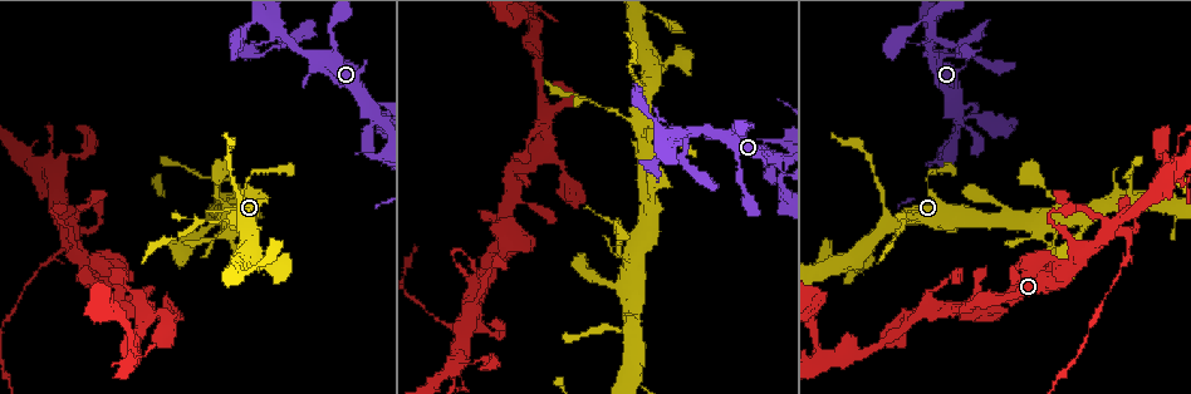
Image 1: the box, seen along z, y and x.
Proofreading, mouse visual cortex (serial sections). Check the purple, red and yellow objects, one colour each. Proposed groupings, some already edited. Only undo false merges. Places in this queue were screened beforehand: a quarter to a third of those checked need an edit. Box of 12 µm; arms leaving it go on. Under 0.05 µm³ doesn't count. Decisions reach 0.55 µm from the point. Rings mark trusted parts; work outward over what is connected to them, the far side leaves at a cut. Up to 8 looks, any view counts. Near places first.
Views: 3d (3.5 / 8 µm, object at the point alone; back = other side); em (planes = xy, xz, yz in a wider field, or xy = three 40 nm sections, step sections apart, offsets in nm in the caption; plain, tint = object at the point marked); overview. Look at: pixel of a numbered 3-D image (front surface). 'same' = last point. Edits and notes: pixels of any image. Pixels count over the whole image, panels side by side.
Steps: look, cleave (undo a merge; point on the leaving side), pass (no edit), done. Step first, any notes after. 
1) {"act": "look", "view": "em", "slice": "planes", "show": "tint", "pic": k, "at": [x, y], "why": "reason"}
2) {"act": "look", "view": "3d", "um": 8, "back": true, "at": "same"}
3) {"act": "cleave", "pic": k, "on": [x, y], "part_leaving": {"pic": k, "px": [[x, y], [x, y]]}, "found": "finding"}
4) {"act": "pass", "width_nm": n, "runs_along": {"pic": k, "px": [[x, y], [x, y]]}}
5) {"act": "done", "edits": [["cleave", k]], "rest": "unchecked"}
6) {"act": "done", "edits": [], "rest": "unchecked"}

{"act": "look", "view": "3d", "um": 3.5, "pic": 1, "at": [679, 158], "why": "calibre changes"}

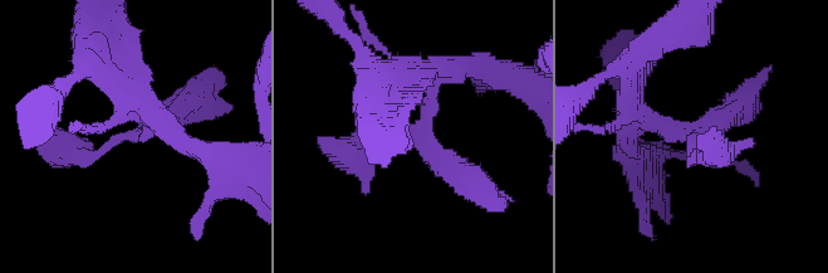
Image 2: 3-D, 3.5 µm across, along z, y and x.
{"act": "look", "view": "em", "slice": "xy", "step": 5, "show": "plain", "pic": 2, "at": [690, 137], "why": "need the tissue"}

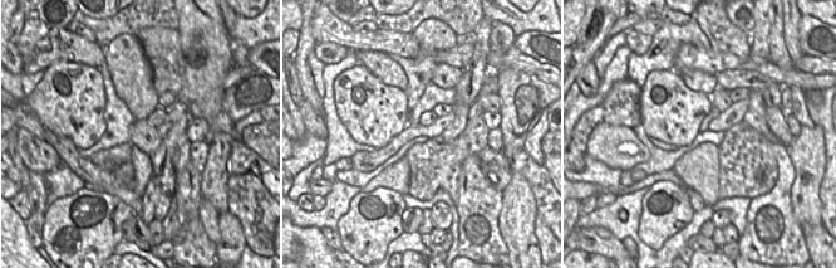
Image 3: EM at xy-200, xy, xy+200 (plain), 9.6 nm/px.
{"act": "look", "view": "em", "slice": "xy", "step": 5, "show": "tint", "at": "same", "why": "with the object marked"}

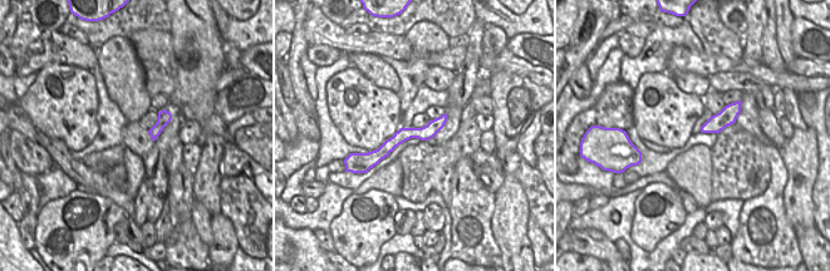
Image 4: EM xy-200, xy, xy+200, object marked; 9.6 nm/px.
{"act": "pass", "width_nm": 140, "runs_along": {"pic": 4, "px": [[443, 118], [368, 162]]}, "found": "one cell here"}

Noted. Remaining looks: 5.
{"act": "look", "view": "3d", "um": 3.5, "pic": 1, "at": [770, 156], "why": "calibre changes"}

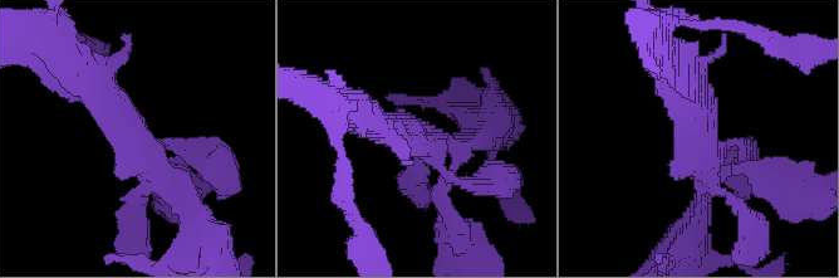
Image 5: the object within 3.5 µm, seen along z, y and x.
{"act": "look", "view": "em", "slice": "planes", "show": "tint", "pic": 5, "at": [141, 150], "why": "now the EM"}

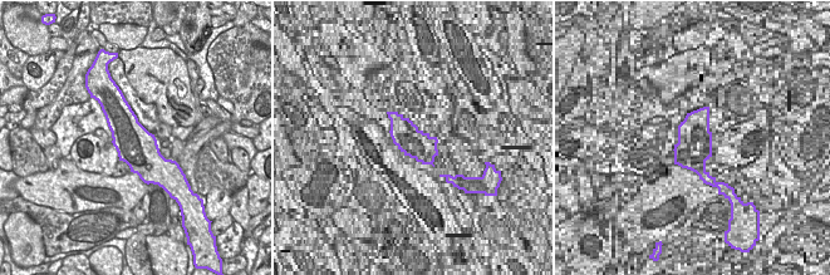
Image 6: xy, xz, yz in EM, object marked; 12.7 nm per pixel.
{"act": "pass", "runs_along": {"pic": 5, "px": [[93, 84], [166, 169]]}, "found": "all the same cell"}

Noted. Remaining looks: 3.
{"act": "look", "view": "3d", "um": 3.5, "pic": 1, "at": [134, 356], "why": "two arms at a narrow angle"}

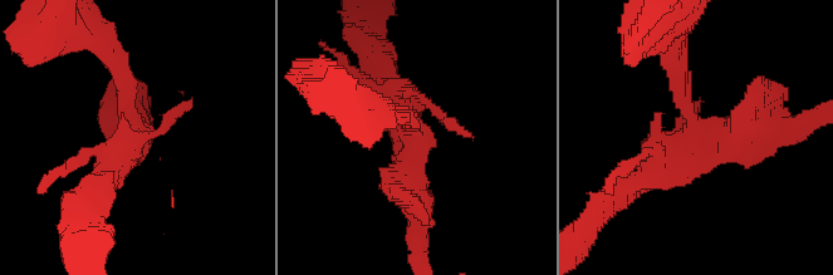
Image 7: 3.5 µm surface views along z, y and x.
{"act": "pass", "runs_along": {"pic": 7, "px": [[780, 124], [700, 136], [677, 59]]}, "found": "continuous, no second cell"}

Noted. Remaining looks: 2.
{"act": "look", "view": "3d", "um": 8, "back": true, "pic": 1, "at": [820, 270], "why": "abrupt turn"}

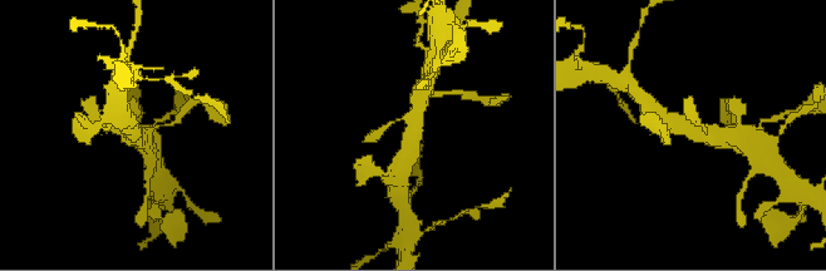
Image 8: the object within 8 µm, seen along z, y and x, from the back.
{"act": "look", "view": "em", "slice": "xy", "step": 1, "show": "tint", "pic": 8, "at": [410, 131], "arms": 3, "arm_widths_nm": [150, 400, 500], "why": "now the EM"}

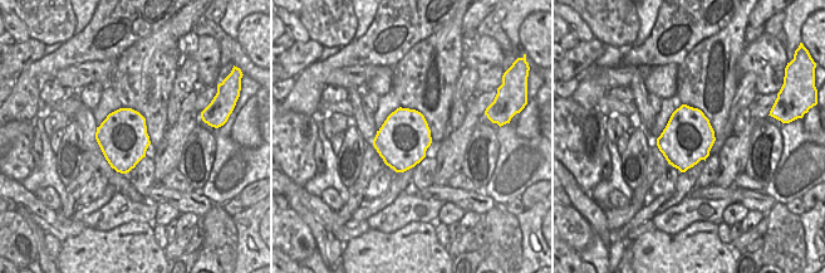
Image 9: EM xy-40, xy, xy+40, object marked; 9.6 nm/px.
{"act": "pass", "runs_along": {"pic": 8, "px": [[404, 162], [412, 124], [401, 119], [387, 126]]}, "found": "continuous, no second cell"}

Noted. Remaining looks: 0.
{"act": "done", "edits": [], "rest": "unchecked"}

